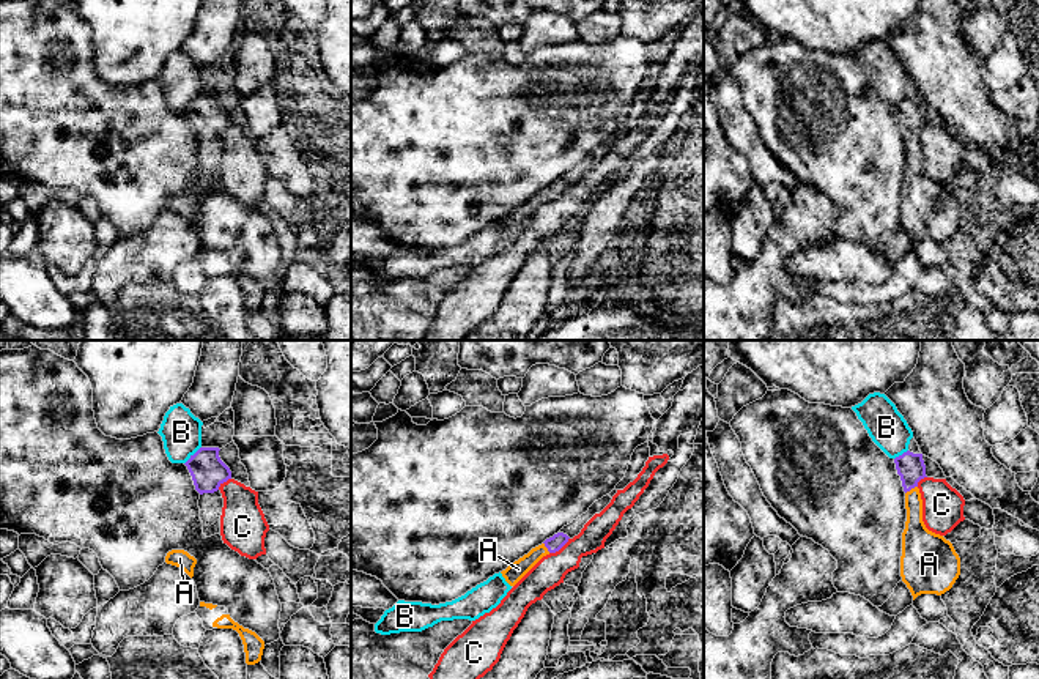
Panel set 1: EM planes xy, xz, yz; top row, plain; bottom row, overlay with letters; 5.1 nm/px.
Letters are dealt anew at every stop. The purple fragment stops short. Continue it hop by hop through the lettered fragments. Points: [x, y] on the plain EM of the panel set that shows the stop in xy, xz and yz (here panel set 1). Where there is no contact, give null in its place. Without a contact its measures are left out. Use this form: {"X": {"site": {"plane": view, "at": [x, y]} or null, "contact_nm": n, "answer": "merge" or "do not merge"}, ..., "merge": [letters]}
{"A": {"site": {"plane": "yz", "at": [910, 136]}, "contact_nm": 80, "answer": "merge"}, "B": {"site": {"plane": "xy", "at": [192, 103]}, "contact_nm": 130, "answer": "do not merge"}, "C": {"site": {"plane": "xz", "at": [559, 196]}, "contact_nm": 130, "answer": "do not merge"}, "merge": ["A"]}

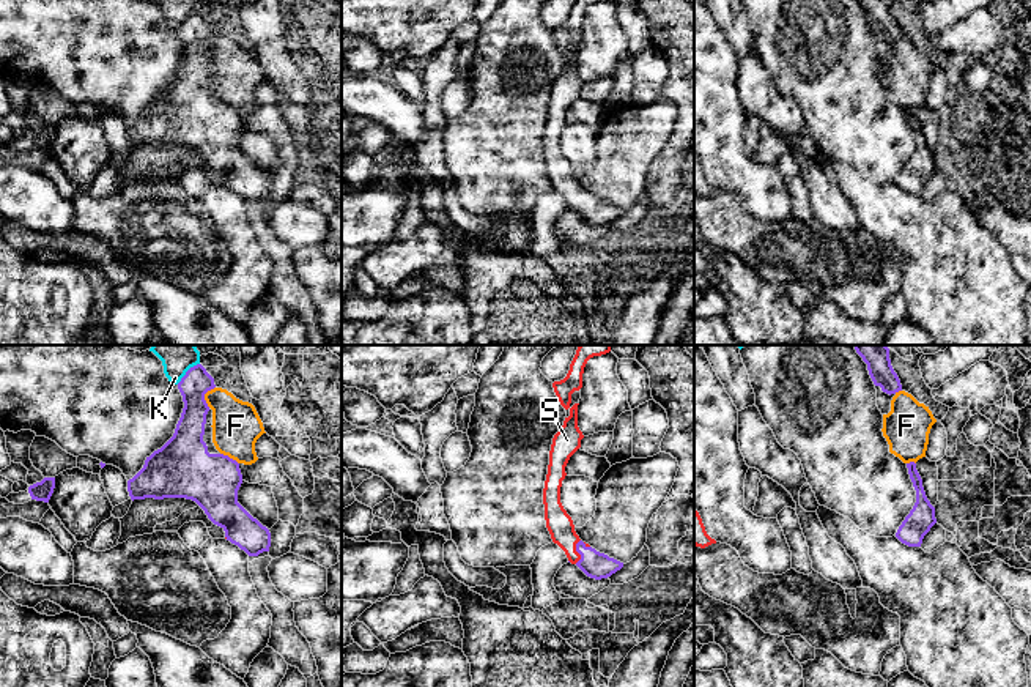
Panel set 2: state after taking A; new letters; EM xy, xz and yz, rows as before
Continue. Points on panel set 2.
{"F": {"site": {"plane": "xy", "at": [203, 43]}, "contact_nm": 120, "answer": "do not merge"}, "K": {"site": {"plane": "xy", "at": [186, 19]}, "contact_nm": 160, "answer": "do not merge"}, "S": {"site": {"plane": "xz", "at": [576, 197]}, "contact_nm": 130, "answer": "merge"}, "merge": ["S"]}

